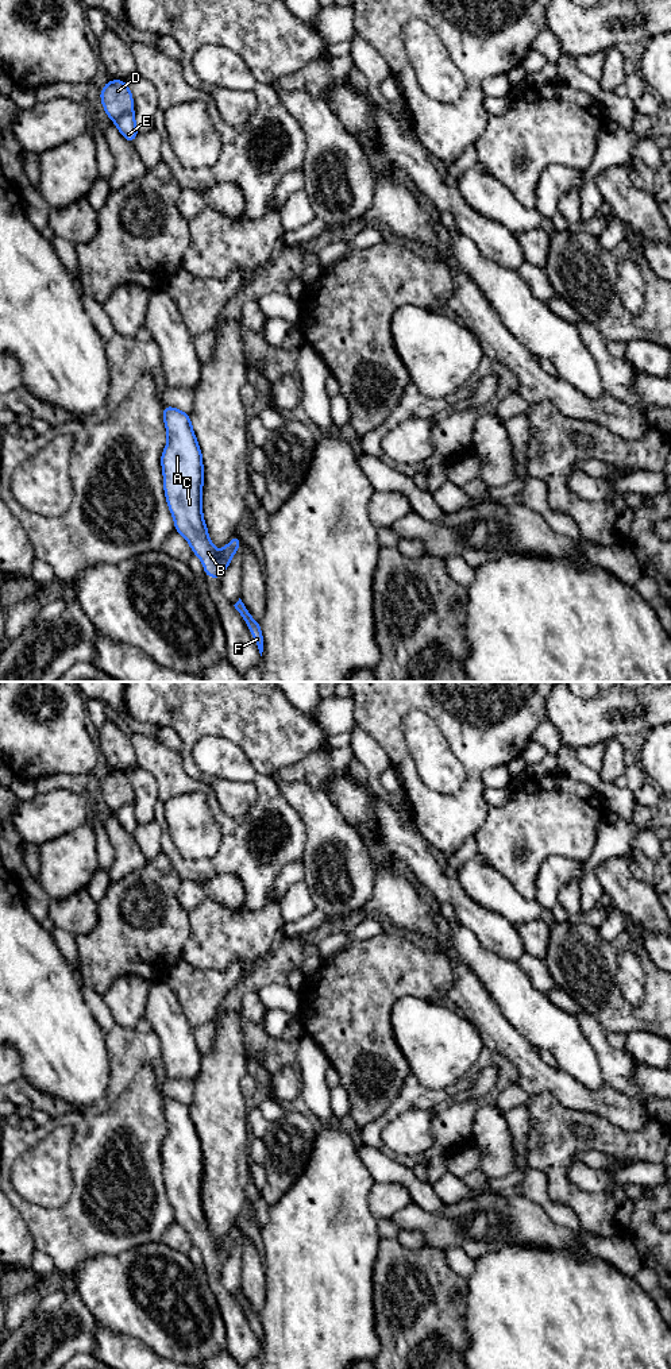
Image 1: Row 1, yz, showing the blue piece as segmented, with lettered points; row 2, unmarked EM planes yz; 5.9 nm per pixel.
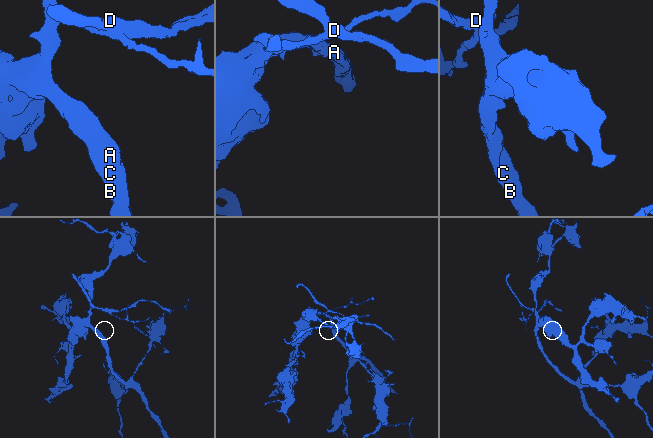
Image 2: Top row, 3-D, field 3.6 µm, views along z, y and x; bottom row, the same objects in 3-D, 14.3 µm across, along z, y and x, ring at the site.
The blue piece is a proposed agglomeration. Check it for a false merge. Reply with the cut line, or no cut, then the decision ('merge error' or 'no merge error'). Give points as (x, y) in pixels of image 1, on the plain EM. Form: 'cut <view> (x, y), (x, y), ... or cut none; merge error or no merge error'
cut yz (132, 801), (114, 812); merge error

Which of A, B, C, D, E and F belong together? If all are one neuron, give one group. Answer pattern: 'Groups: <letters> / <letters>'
Groups: A B C E F / D

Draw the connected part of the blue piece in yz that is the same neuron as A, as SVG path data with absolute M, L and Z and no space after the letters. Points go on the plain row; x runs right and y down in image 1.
M166 1095L162 1108L167 1135L162 1142L161 1157L174 1222L186 1230L192 1243L201 1250L205 1266L220 1270L242 1233L238 1226L234 1226L221 1242L215 1241L203 1208L203 1145L190 1108Z

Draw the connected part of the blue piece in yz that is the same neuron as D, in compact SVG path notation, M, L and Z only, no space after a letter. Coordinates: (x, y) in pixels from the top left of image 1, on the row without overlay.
M109 771L100 782L107 807L115 813L123 805L134 802L134 788L126 772Z

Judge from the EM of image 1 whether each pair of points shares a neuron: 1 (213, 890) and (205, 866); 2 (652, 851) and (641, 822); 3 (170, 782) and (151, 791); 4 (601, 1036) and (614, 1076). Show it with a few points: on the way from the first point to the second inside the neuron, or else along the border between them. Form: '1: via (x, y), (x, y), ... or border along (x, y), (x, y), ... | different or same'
1: border along (208, 878), (232, 874), (240, 884) | different
2: border along (637, 828), (644, 829) | different
3: border along (138, 764), (154, 778), (158, 787), (154, 818) | different
4: via (601, 1045), (614, 1063), (614, 1067) | same

